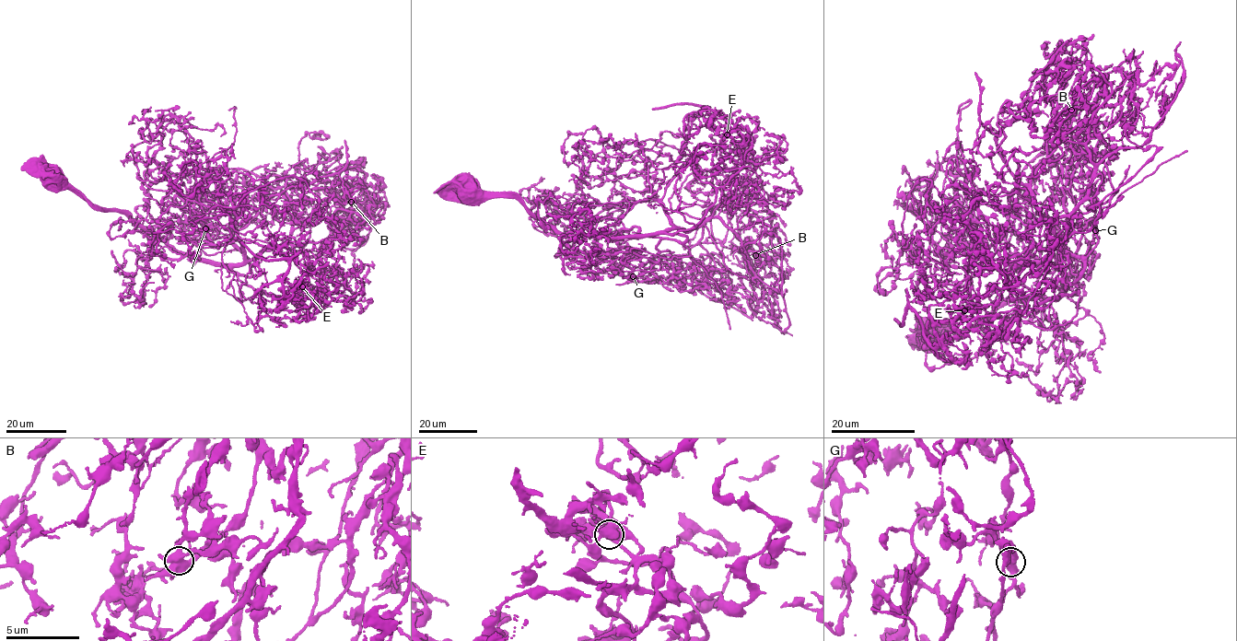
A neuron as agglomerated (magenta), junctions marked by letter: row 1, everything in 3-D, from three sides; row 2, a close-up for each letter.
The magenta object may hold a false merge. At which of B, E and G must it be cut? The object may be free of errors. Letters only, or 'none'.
E

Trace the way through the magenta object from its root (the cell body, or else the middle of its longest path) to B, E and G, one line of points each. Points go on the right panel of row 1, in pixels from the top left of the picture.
B: (929, 330), (1064, 290), (1060, 238), (1043, 221), (1087, 195), (1094, 168), (1076, 138), (1104, 77), (1071, 110)
E: (929, 330), (963, 330), (1009, 300), (1056, 297), (1068, 281), (1079, 290), (992, 316), (964, 309)
G: (929, 330), (963, 330), (1017, 297), (1056, 297), (1083, 270), (1063, 248), (1067, 228), (1092, 218), (1095, 230)

